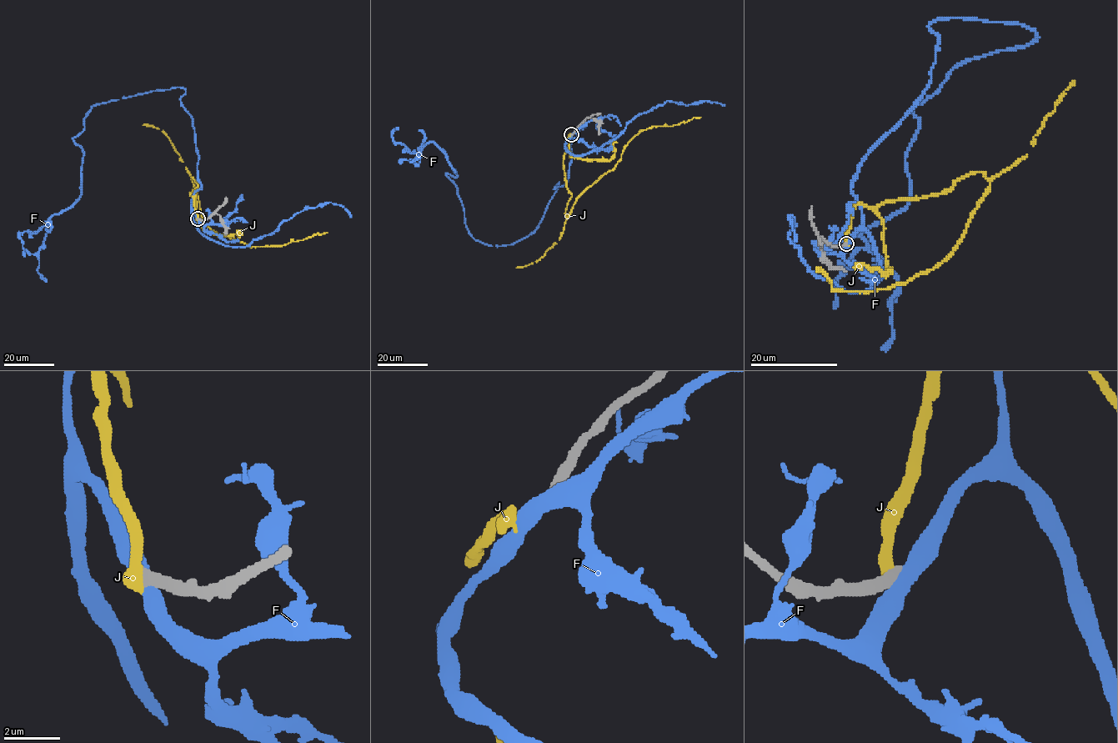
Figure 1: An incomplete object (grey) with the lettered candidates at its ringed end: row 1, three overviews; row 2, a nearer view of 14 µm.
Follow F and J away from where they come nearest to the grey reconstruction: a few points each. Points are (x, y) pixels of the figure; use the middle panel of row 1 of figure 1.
F: (571, 135), (566, 183), (508, 245), (468, 229), (437, 146), (419, 157)
J: (570, 134), (563, 159), (571, 195), (567, 218), (578, 198), (612, 170), (624, 147), (641, 130), (701, 117)

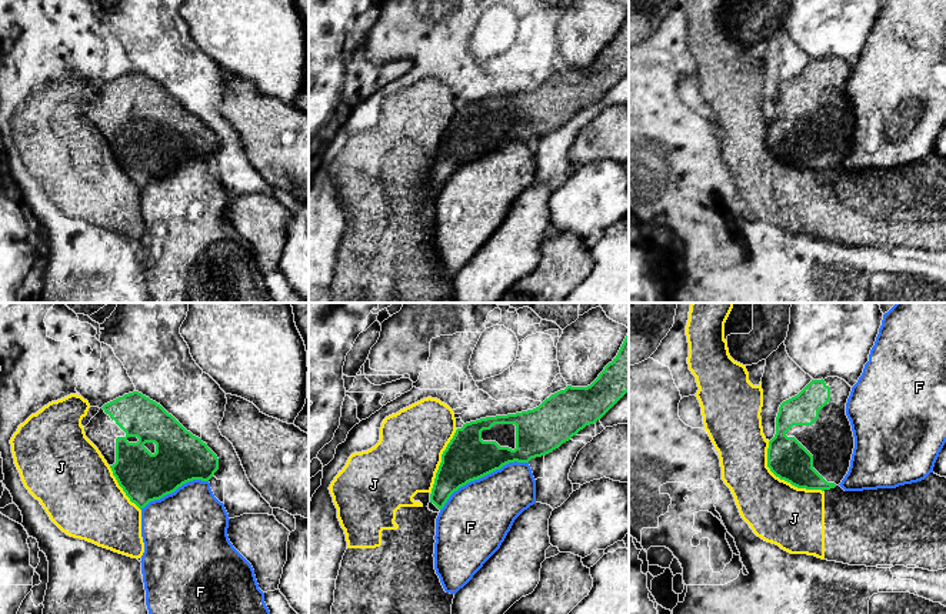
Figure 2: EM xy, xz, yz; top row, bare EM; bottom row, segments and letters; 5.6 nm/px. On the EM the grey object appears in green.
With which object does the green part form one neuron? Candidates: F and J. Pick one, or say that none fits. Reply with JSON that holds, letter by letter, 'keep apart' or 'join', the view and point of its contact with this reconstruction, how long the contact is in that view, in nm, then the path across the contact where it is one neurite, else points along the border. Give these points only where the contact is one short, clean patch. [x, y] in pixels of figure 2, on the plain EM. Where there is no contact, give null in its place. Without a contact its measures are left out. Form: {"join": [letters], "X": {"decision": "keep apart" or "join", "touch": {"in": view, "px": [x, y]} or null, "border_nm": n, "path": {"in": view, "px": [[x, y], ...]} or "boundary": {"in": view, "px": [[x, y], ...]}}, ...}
{"join": [], "F": {"decision": "keep apart", "touch": {"in": "xz", "px": [482, 156]}, "border_nm": 550}, "J": {"decision": "keep apart", "touch": {"in": "yz", "px": [783, 159]}, "border_nm": 420}}

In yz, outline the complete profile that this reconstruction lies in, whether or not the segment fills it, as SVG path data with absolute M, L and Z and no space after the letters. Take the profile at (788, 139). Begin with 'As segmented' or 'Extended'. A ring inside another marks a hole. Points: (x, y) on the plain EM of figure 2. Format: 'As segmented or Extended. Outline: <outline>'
Extended. Outline: M839 57L812 60L797 76L783 81L776 97L776 114L769 121L767 147L797 168L830 170L849 151L855 117L846 96L852 67Z

